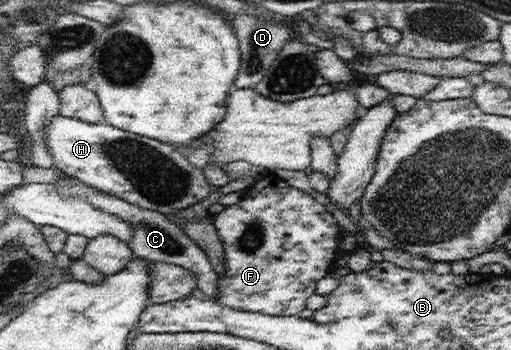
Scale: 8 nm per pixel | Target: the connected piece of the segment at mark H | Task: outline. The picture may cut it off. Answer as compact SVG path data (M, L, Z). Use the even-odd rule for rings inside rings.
M56 115L45 127L45 144L53 167L97 190L144 209L172 215L201 202L210 194L204 170L188 162L172 144L130 133L103 122L93 124Z

